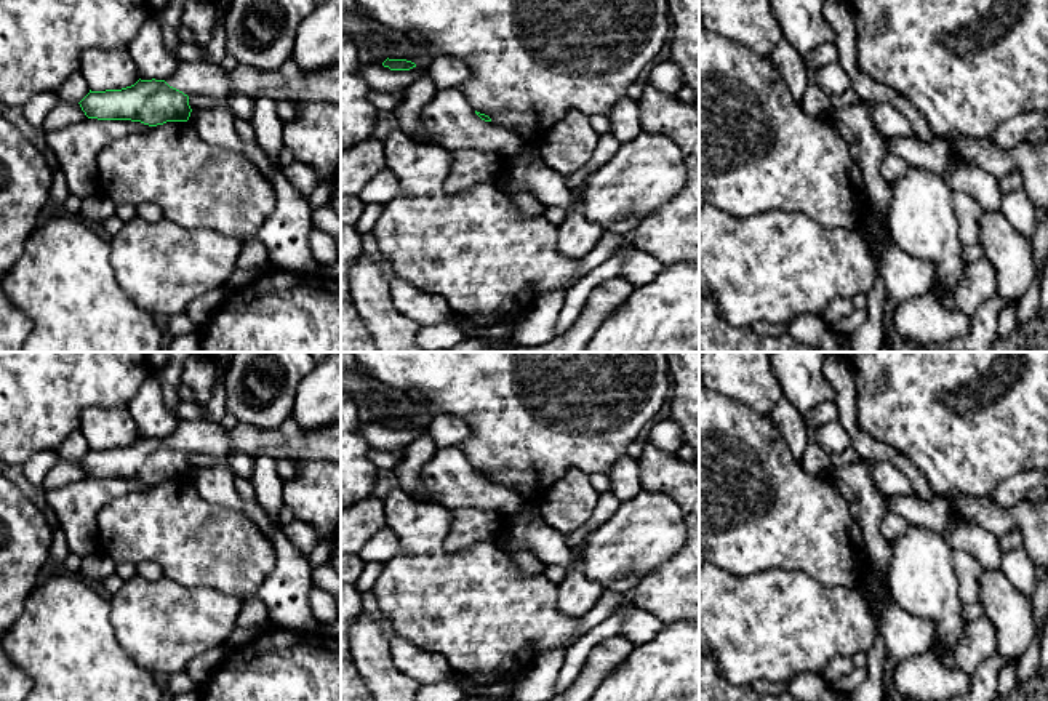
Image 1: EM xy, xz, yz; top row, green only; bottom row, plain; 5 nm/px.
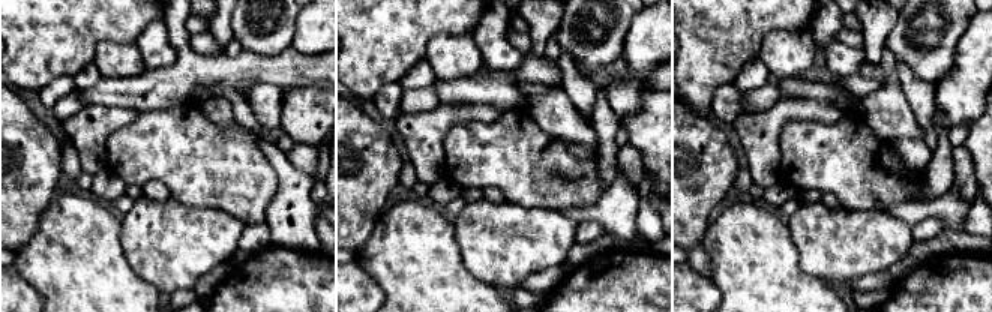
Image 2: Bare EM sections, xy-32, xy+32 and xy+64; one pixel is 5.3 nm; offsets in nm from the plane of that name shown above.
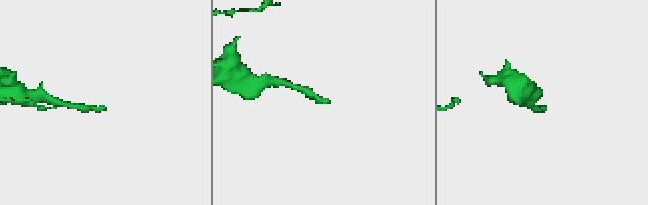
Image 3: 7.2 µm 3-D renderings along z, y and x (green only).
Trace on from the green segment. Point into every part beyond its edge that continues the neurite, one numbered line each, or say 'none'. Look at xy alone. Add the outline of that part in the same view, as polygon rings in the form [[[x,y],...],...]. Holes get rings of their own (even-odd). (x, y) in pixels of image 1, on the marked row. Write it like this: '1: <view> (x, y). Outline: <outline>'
1: xy (194, 79). Outline: [[[176,59],[176,72],[166,83],[187,96],[224,99],[234,93],[275,101],[296,99],[341,104],[341,64],[306,75],[291,59],[275,70],[254,70],[237,64],[234,70],[208,62]]]

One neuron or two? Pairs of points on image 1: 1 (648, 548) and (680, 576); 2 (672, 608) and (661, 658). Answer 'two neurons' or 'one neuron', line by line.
1: two neurons
2: two neurons

